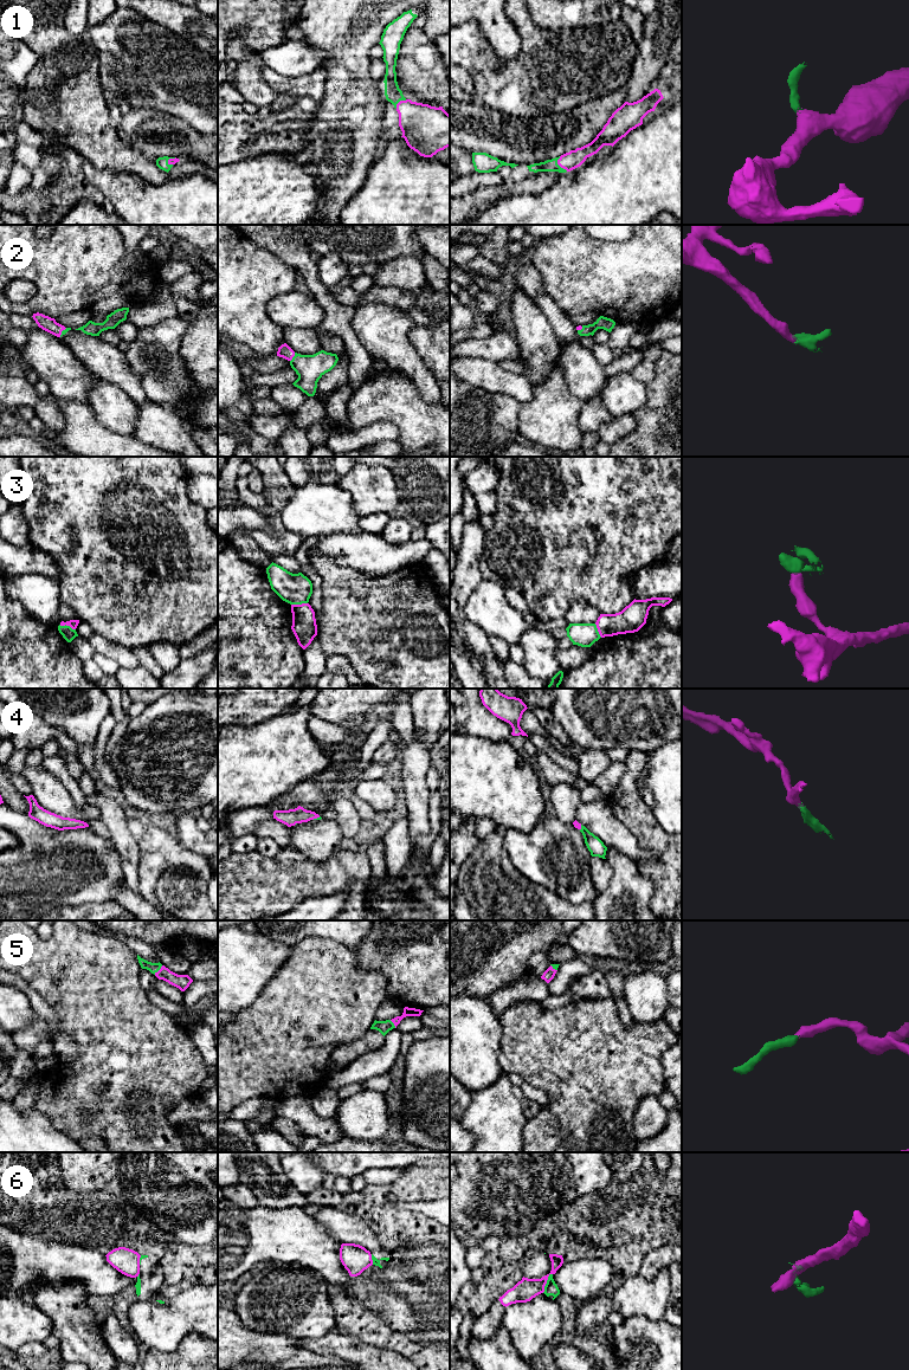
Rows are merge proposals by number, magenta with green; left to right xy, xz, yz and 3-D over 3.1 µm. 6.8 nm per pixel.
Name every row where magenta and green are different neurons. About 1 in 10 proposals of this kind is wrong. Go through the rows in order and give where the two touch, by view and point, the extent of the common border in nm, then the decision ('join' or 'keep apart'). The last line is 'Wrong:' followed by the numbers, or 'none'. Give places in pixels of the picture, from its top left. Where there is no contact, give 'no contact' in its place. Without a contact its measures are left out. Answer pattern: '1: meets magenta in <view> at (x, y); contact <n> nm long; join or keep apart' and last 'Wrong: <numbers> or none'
1: meets magenta in yz at (559, 165); contact 120 nm long; join
2: meets magenta in xz at (292, 356); contact 70 nm long; join
3: meets magenta in xz at (298, 605); contact 110 nm long; keep apart
4: meets magenta in xz at (316, 818); contact 60 nm long; join
5: meets magenta in xy at (159, 970); contact 90 nm long; join
6: meets magenta in yz at (546, 1283); contact 150 nm long; keep apart
Wrong: 3, 6

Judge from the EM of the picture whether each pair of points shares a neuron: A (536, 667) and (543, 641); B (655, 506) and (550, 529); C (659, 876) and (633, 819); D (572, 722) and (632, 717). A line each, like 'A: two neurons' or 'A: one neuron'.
A: one neuron
B: one neuron
C: one neuron
D: one neuron

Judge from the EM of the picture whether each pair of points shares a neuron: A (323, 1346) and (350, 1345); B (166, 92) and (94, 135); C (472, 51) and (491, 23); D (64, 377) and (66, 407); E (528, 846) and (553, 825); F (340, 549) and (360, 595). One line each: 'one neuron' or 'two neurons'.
A: one neuron
B: one neuron
C: two neurons
D: two neurons
E: one neuron
F: two neurons

